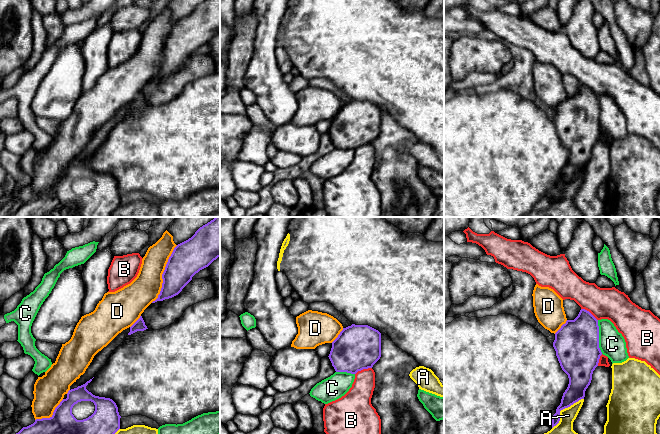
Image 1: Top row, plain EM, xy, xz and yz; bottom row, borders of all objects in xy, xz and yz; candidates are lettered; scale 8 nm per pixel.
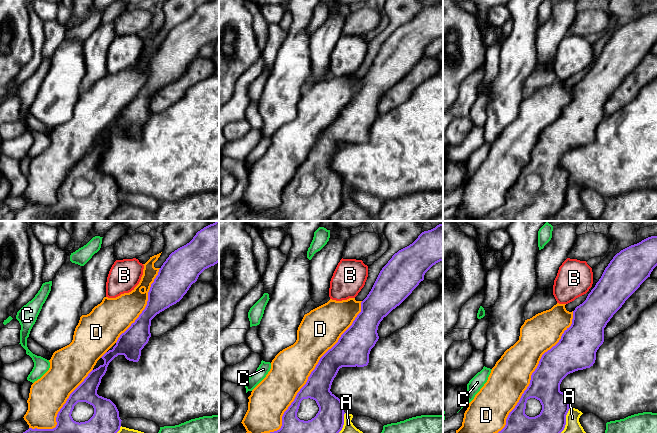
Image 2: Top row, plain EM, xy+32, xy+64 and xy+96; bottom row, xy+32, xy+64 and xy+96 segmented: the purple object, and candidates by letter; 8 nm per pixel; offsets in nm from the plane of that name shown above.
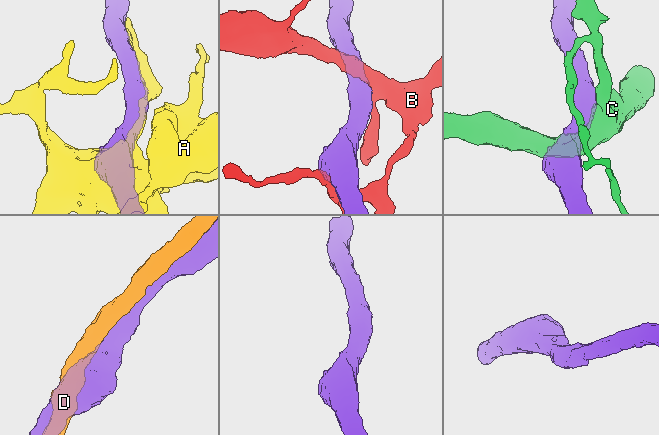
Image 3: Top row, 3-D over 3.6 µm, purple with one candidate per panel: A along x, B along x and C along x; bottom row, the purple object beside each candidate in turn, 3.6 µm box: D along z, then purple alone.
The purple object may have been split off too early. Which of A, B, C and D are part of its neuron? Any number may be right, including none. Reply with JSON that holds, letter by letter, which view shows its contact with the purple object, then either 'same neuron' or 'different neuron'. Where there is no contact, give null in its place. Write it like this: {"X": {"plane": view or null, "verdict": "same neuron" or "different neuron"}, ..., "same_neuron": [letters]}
{"A": {"plane": "yz", "verdict": "different neuron"}, "B": {"plane": "xz", "verdict": "different neuron"}, "C": {"plane": "yz", "verdict": "different neuron"}, "D": {"plane": "xy", "verdict": "same neuron"}, "same_neuron": ["D"]}

